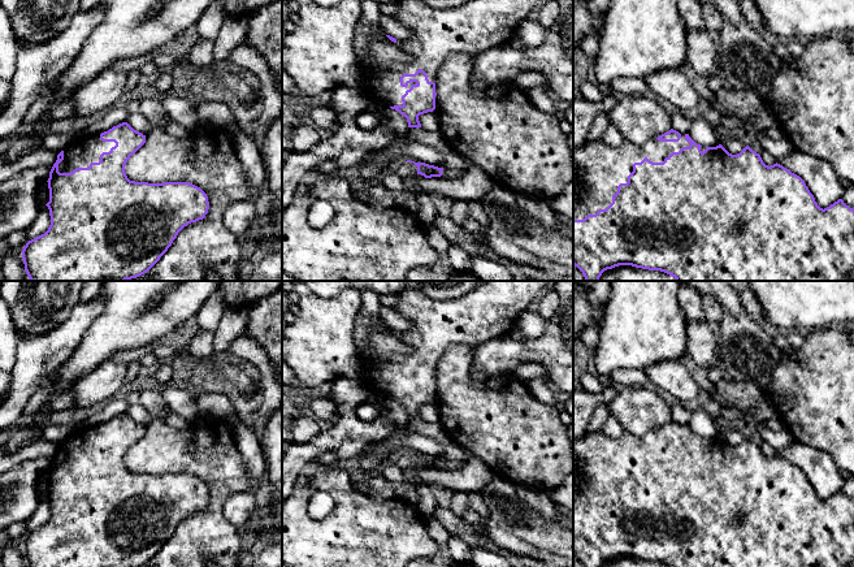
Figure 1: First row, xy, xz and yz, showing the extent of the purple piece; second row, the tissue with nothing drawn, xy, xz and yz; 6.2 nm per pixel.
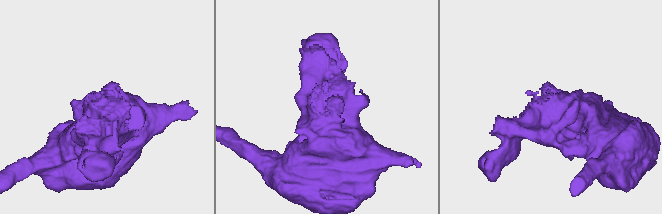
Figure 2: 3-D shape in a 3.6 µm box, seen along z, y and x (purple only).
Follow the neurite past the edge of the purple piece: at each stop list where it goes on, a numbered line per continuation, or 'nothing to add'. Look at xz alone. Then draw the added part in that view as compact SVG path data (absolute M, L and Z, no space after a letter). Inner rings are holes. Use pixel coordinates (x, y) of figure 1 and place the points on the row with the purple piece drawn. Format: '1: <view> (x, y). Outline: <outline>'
1: xz (476, 26). Outline: M400 0L394 18L406 26L412 38L396 40L396 46L412 57L411 62L393 64L378 73L367 66L370 38L385 36L381 26L359 22L354 49L361 66L363 87L369 100L380 107L403 105L402 96L412 85L400 86L403 74L424 70L429 82L450 55L467 52L478 55L506 46L519 25L528 20L541 0L469 0L460 7L435 9L421 0Z

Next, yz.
1: yz (602, 168). Outline: M681 134L679 142L654 138L642 146L625 140L619 147L611 147L602 139L584 143L573 152L573 163L584 182L584 199L573 207L573 220L584 220L588 215L606 209L612 203L617 186L628 182L634 163L641 163L645 157L663 163L672 152L689 146L685 134Z

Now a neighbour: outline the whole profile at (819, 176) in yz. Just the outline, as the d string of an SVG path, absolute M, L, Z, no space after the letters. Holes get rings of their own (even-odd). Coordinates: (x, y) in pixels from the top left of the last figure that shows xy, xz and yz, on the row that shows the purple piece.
M793 150L788 156L777 159L776 163L805 181L820 208L824 209L842 199L845 187L837 172L828 161Z

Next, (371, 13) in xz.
M361 0L361 17L360 22L369 23L372 26L380 26L380 18L382 13L377 3L370 0Z

